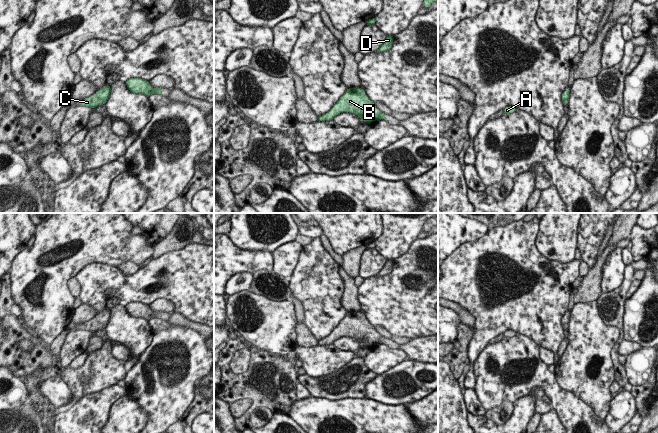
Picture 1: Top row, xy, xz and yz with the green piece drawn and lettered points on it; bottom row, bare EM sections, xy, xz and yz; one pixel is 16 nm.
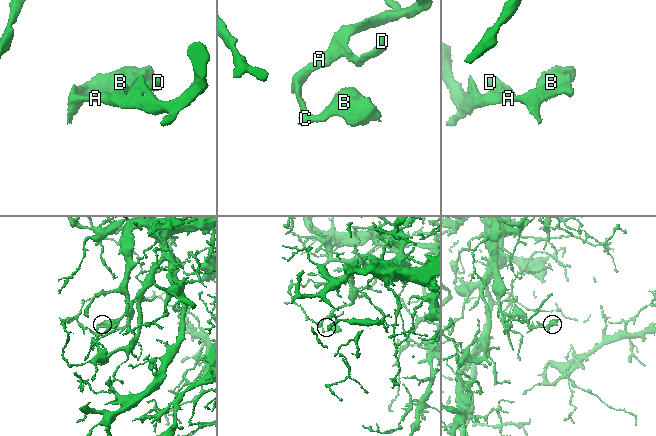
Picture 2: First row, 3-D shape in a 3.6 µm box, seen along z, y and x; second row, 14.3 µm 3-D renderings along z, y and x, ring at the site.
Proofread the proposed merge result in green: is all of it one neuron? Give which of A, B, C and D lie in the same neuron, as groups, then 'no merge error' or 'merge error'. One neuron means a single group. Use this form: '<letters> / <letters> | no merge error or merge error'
A B C D | no merge error

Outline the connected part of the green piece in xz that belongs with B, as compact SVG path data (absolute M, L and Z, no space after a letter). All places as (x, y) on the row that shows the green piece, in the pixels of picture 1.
M353 87L346 90L346 92L339 98L333 107L327 111L326 114L318 116L319 121L330 121L336 115L349 112L350 114L356 114L363 122L370 124L375 120L385 120L385 115L379 109L376 108L375 102L371 101L365 90L359 87Z

